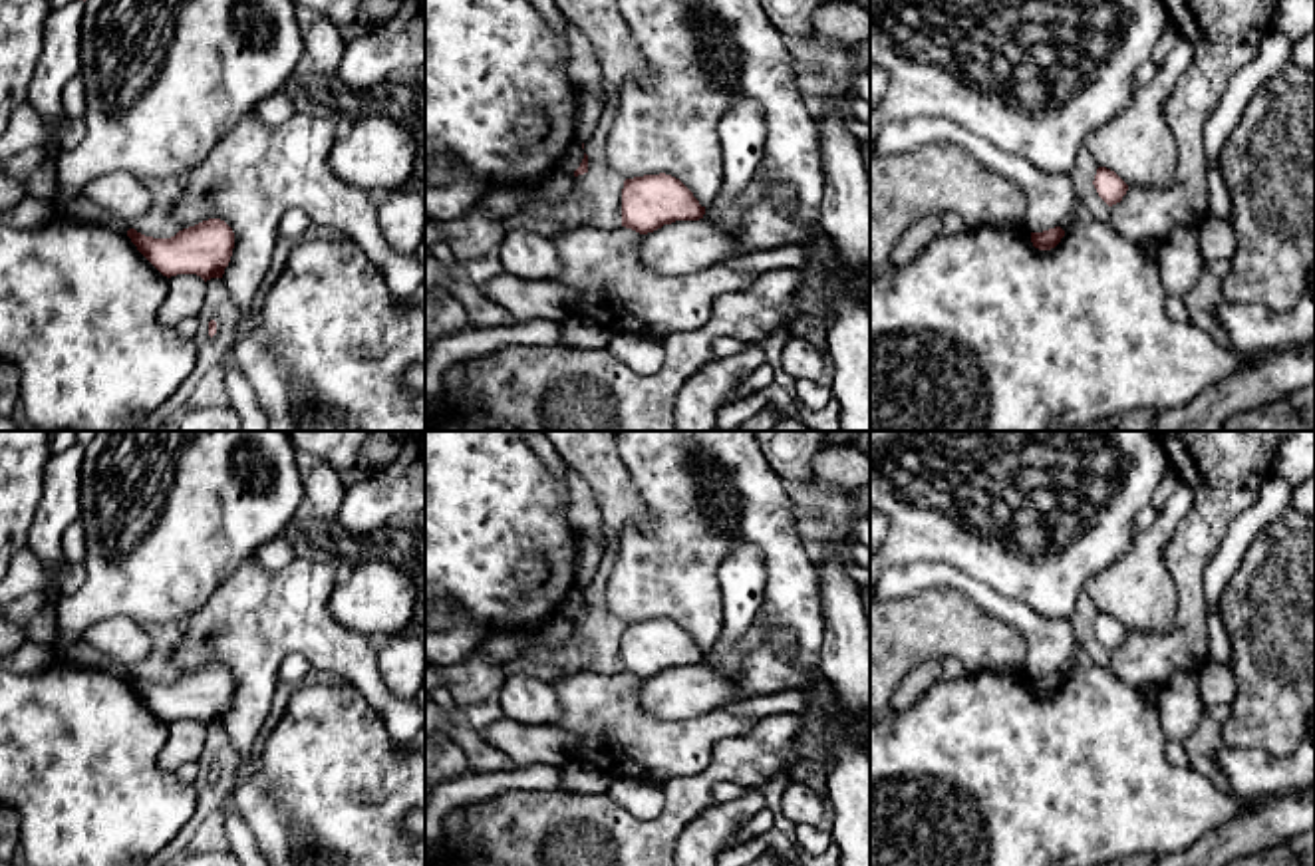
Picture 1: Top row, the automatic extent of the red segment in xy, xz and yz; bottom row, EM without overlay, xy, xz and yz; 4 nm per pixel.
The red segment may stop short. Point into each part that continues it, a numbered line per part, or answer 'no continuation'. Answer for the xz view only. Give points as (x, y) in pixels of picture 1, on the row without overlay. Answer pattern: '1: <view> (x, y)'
no continuation

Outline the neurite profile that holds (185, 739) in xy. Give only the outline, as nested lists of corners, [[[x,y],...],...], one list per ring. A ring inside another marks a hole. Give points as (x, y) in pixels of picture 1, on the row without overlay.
[[[177,719],[169,723],[167,741],[159,753],[159,767],[175,773],[189,761],[199,761],[205,749],[207,727],[197,719]]]

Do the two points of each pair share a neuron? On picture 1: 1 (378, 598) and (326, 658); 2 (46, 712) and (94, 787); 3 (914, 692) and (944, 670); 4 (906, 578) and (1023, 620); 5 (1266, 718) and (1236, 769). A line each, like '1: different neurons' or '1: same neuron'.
1: different neurons
2: same neuron
3: same neuron
4: same neuron
5: different neurons

